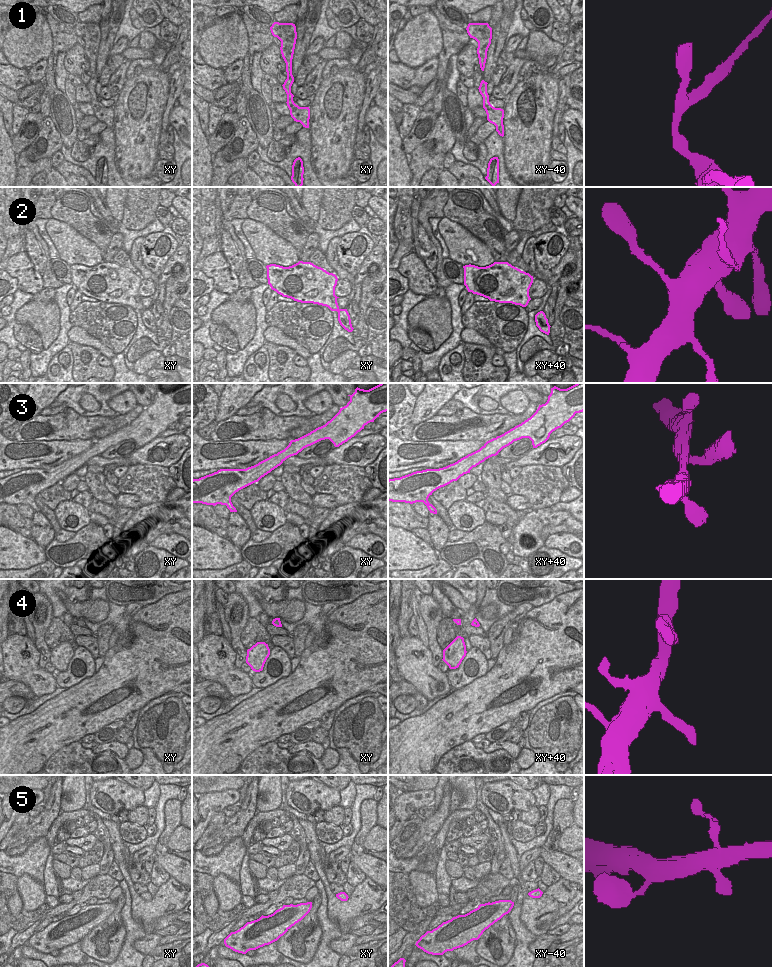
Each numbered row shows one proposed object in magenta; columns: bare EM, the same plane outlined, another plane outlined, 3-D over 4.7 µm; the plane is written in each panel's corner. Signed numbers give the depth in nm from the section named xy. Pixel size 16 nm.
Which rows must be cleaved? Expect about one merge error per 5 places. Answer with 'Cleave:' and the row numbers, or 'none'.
Cleave: none

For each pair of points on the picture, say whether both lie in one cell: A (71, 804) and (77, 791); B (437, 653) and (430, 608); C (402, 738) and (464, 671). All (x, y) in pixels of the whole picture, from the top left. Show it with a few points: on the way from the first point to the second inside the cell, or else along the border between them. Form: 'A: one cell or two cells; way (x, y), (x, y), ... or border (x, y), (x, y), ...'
A: one cell; way (72, 801), (74, 794)
B: one cell; way (432, 642), (432, 619)
C: two cells; border (476, 678), (455, 689)

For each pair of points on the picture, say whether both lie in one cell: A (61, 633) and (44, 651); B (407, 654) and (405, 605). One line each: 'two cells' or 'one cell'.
A: two cells
B: two cells

